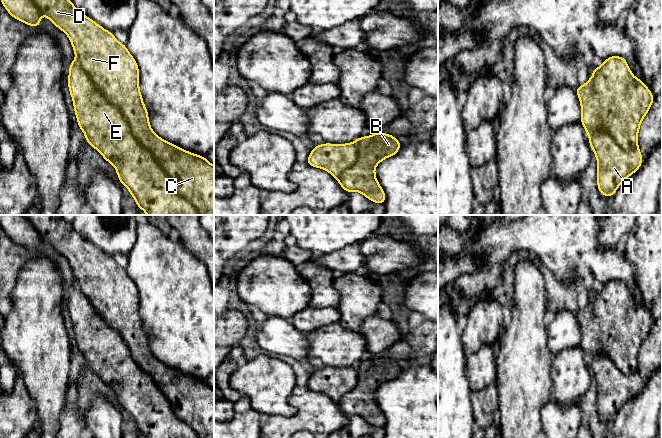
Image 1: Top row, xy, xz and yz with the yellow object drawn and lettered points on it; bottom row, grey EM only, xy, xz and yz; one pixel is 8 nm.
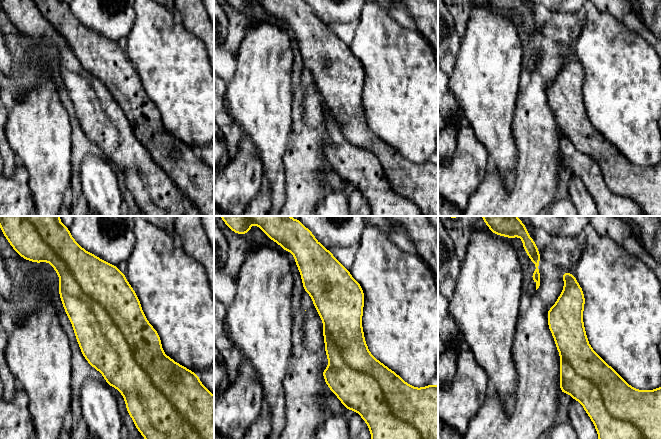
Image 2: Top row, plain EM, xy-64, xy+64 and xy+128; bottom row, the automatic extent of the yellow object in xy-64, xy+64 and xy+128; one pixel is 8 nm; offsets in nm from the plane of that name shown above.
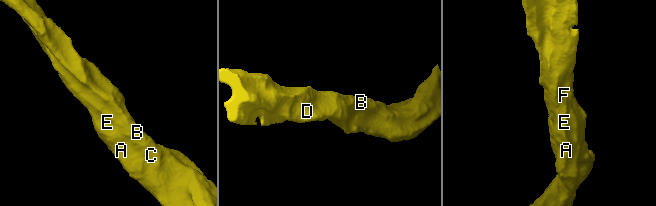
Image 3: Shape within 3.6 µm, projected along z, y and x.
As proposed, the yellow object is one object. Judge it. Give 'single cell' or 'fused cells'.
single cell

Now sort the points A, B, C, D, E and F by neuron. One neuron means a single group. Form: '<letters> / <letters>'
A B C D E F

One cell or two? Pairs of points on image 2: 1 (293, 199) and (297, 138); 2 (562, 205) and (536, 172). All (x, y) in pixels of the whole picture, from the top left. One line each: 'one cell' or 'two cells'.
1: one cell
2: two cells

